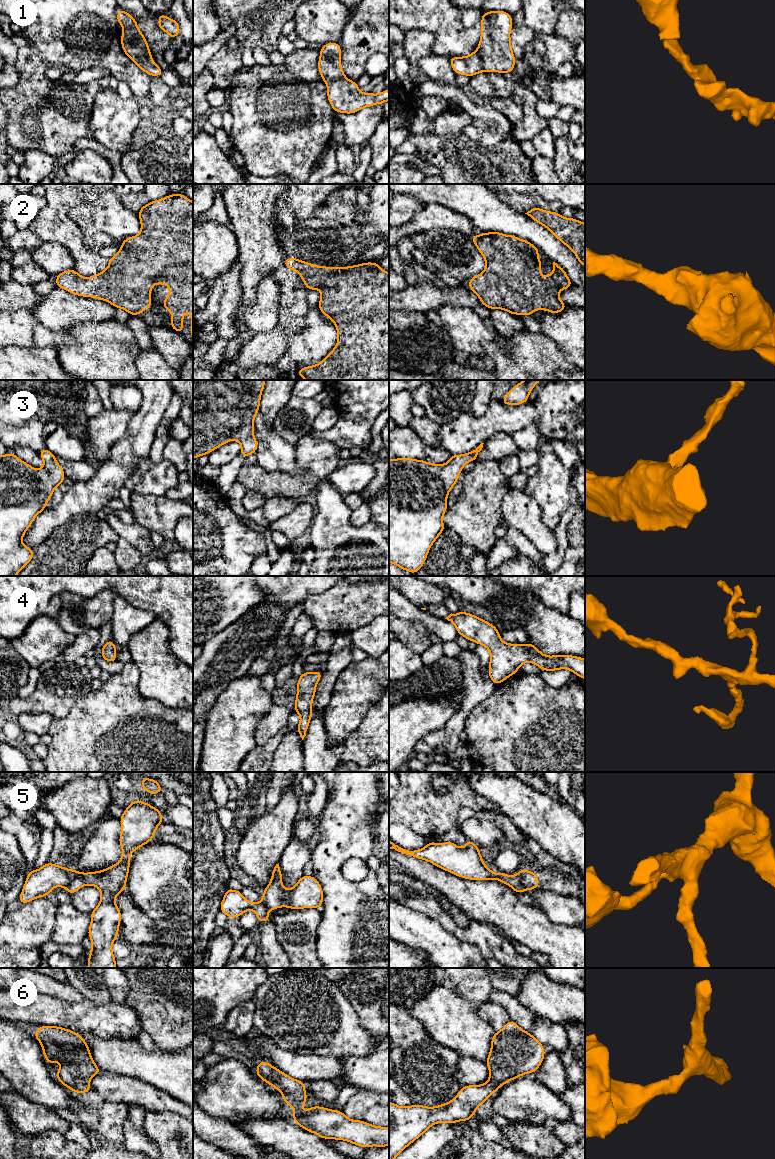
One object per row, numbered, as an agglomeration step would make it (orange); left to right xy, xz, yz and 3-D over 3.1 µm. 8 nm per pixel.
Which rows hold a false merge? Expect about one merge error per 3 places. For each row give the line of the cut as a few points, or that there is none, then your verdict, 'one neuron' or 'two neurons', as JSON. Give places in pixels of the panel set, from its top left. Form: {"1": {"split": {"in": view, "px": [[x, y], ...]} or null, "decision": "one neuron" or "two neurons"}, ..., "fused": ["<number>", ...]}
{"1": {"split": null, "decision": "one neuron"}, "2": {"split": null, "decision": "one neuron"}, "3": {"split": null, "decision": "one neuron"}, "4": {"split": null, "decision": "one neuron"}, "5": {"split": {"in": "xy", "px": [[72, 870], [72, 880], [65, 887]]}, "decision": "two neurons"}, "6": {"split": null, "decision": "one neuron"}, "fused": ["5"]}

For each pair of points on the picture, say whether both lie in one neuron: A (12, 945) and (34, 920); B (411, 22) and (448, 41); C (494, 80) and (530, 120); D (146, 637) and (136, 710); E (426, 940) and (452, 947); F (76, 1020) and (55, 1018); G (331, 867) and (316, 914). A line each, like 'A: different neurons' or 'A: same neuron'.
A: same neuron
B: same neuron
C: same neuron
D: different neurons
E: same neuron
F: same neuron
G: different neurons

